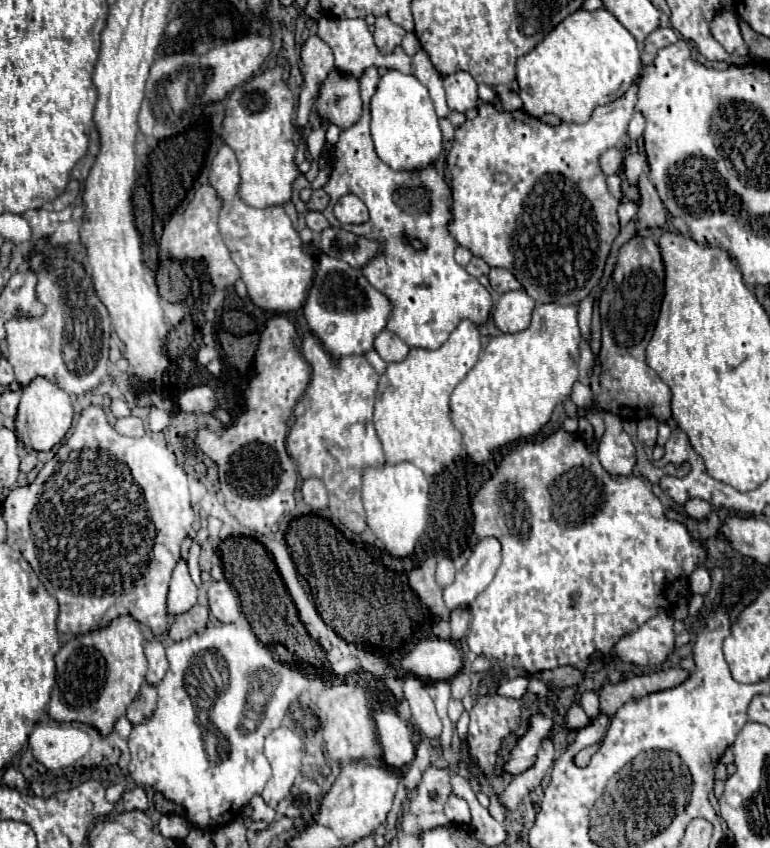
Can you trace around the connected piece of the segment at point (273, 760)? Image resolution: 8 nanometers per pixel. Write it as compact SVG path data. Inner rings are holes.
M282 726L282 728L276 728L266 738L264 754L272 766L272 776L262 792L262 798L270 808L276 808L278 802L286 798L286 794L290 792L290 786L300 774L304 742L294 730Z

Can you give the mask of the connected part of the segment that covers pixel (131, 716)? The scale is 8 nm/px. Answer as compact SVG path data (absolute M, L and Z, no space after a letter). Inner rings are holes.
M144 682L138 696L134 698L134 702L128 706L126 710L126 716L132 724L138 724L138 722L144 722L146 718L150 718L150 714L154 712L154 706L156 706L156 686Z

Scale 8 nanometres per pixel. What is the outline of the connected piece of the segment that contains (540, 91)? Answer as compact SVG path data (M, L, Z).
M580 8L580 10L576 10L574 14L570 14L568 18L564 18L534 50L530 50L528 54L524 54L524 56L520 56L518 58L518 62L516 62L516 80L518 80L518 94L520 94L520 98L522 98L522 102L524 102L524 108L526 108L526 112L530 114L530 116L536 116L536 118L540 118L542 114L554 114L554 116L558 116L562 122L588 122L590 120L590 116L592 116L592 110L596 108L596 106L602 106L602 104L608 104L608 102L614 102L614 100L618 100L630 86L632 86L632 82L634 82L634 78L638 76L638 72L640 72L640 68L642 68L642 62L640 62L640 50L638 50L638 42L636 42L636 38L616 20L616 16L612 16L606 8L598 8L598 10L594 10L594 12L590 12L590 10L584 10L584 8Z

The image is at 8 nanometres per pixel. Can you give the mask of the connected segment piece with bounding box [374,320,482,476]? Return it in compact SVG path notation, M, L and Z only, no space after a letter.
M462 320L440 348L412 348L404 360L388 364L378 382L374 408L374 426L382 440L386 462L412 462L426 476L434 476L460 454L462 432L450 416L450 394L476 364L480 348L478 326L472 320Z

